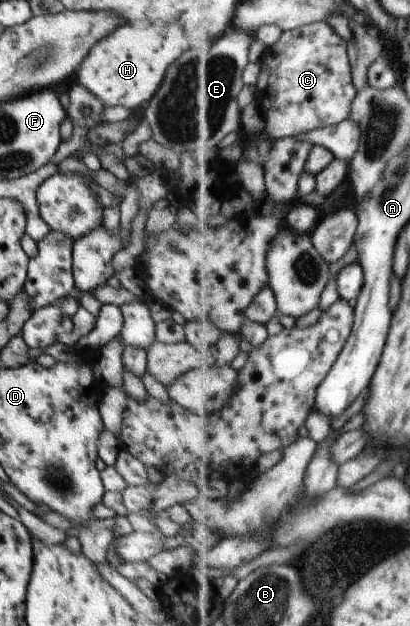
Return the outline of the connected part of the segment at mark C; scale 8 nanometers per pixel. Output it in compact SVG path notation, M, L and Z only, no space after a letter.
M328 21L312 23L294 30L285 31L281 41L267 49L261 59L261 75L258 87L265 95L264 111L269 113L269 133L275 139L291 138L315 129L331 127L352 117L353 101L359 89L353 83L352 59L349 59L350 42Z

